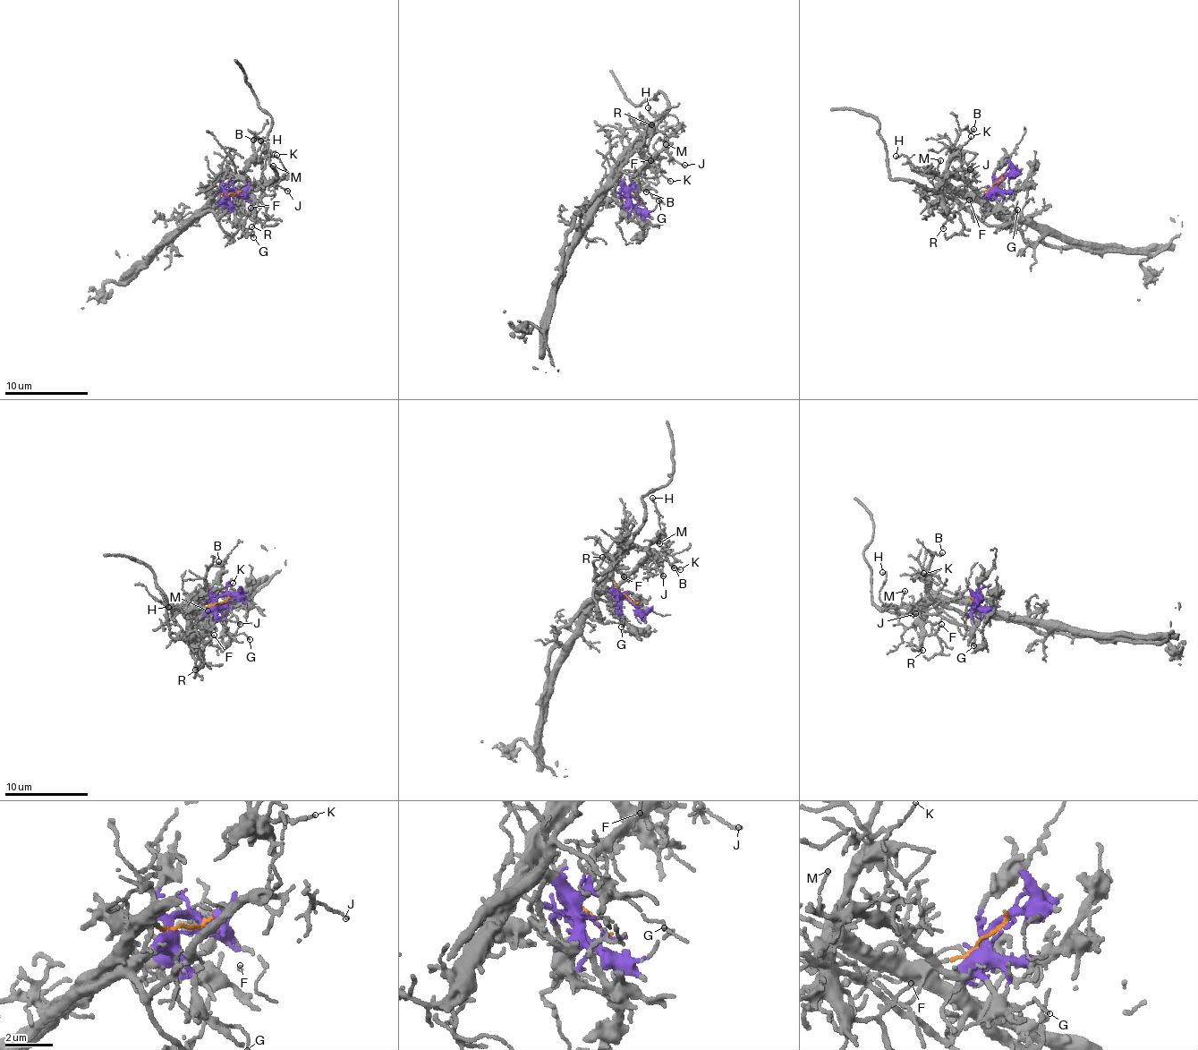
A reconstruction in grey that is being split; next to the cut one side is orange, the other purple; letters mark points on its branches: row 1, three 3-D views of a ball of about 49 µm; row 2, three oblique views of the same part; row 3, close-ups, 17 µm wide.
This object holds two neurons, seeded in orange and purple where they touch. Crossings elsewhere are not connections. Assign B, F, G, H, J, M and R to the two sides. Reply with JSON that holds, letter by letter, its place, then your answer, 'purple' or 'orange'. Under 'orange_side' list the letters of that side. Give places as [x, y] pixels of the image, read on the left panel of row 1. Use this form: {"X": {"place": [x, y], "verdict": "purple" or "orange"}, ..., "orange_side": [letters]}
{"B": {"place": [253, 140], "verdict": "orange"}, "F": {"place": [250, 208], "verdict": "orange"}, "G": {"place": [253, 237], "verdict": "purple"}, "H": {"place": [260, 140], "verdict": "purple"}, "J": {"place": [287, 191], "verdict": "purple"}, "M": {"place": [273, 166], "verdict": "purple"}, "R": {"place": [251, 226], "verdict": "orange"}, "orange_side": ["B", "F", "R"]}

